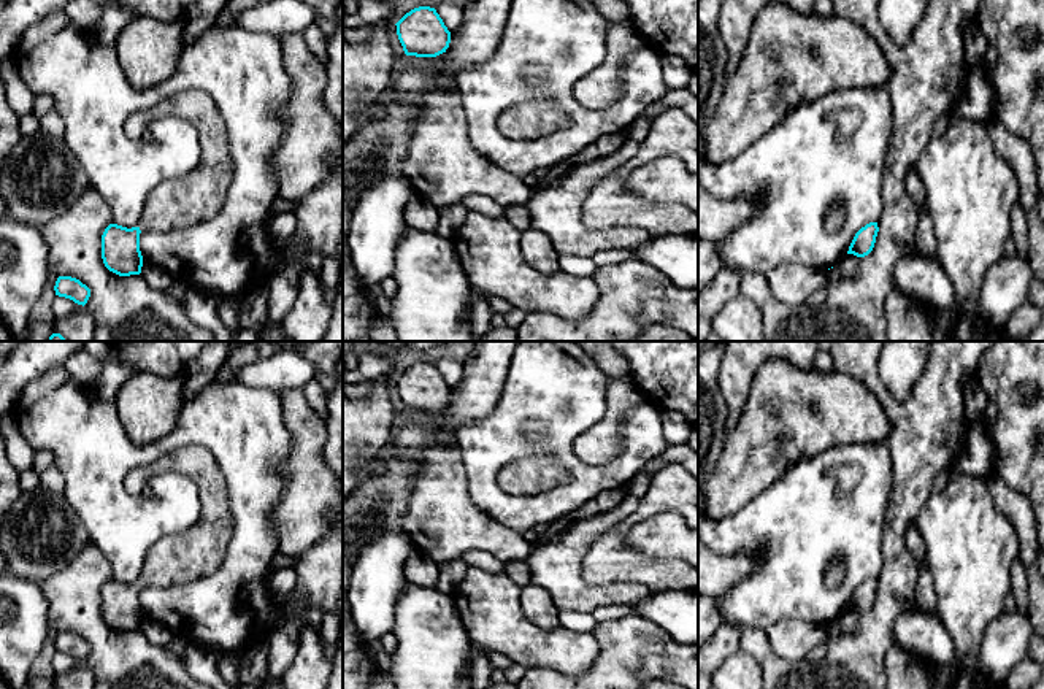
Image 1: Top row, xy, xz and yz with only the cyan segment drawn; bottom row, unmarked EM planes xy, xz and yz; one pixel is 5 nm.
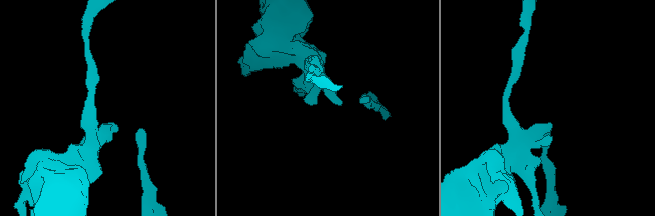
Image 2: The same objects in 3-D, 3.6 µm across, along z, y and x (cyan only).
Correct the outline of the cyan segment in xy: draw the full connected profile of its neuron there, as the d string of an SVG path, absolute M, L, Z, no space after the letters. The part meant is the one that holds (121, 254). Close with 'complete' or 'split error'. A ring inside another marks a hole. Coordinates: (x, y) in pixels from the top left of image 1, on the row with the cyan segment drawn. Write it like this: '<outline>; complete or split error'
M179 92L151 110L132 113L124 132L130 140L140 141L154 121L170 114L194 122L200 135L202 159L194 171L160 183L149 194L136 227L109 224L105 229L102 259L105 267L119 276L141 273L141 232L170 232L209 221L222 208L230 186L233 167L225 125L206 92Z; split error

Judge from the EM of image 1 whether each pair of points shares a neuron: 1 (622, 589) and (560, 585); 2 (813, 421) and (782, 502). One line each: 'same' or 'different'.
1: same
2: different

